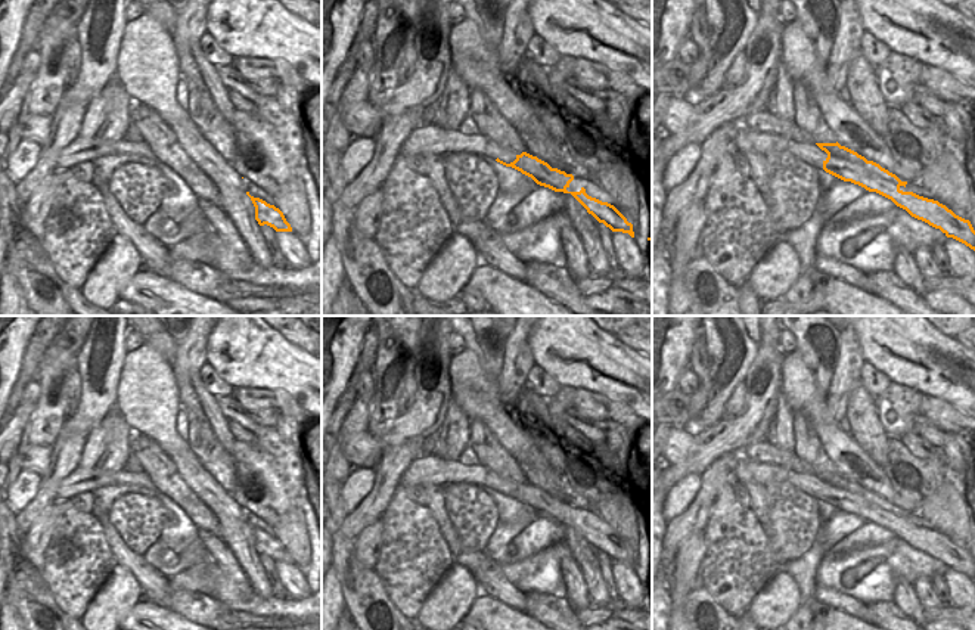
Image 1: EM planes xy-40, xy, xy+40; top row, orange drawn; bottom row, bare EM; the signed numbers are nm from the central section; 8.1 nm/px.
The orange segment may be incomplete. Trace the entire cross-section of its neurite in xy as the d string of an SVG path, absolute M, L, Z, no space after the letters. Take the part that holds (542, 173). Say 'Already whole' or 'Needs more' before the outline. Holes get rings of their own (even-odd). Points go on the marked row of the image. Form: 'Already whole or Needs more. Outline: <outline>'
Needs more. Outline: M429 124L428 127L414 128L401 145L398 155L441 156L454 152L473 152L482 155L485 162L497 161L531 177L540 186L549 187L555 192L571 193L599 223L603 223L612 232L628 233L634 238L633 224L628 223L614 205L589 196L584 187L581 187L580 192L566 190L569 183L574 180L572 174L552 168L547 162L527 152L522 152L521 155L504 152L481 134L466 136L457 130L445 131Z

